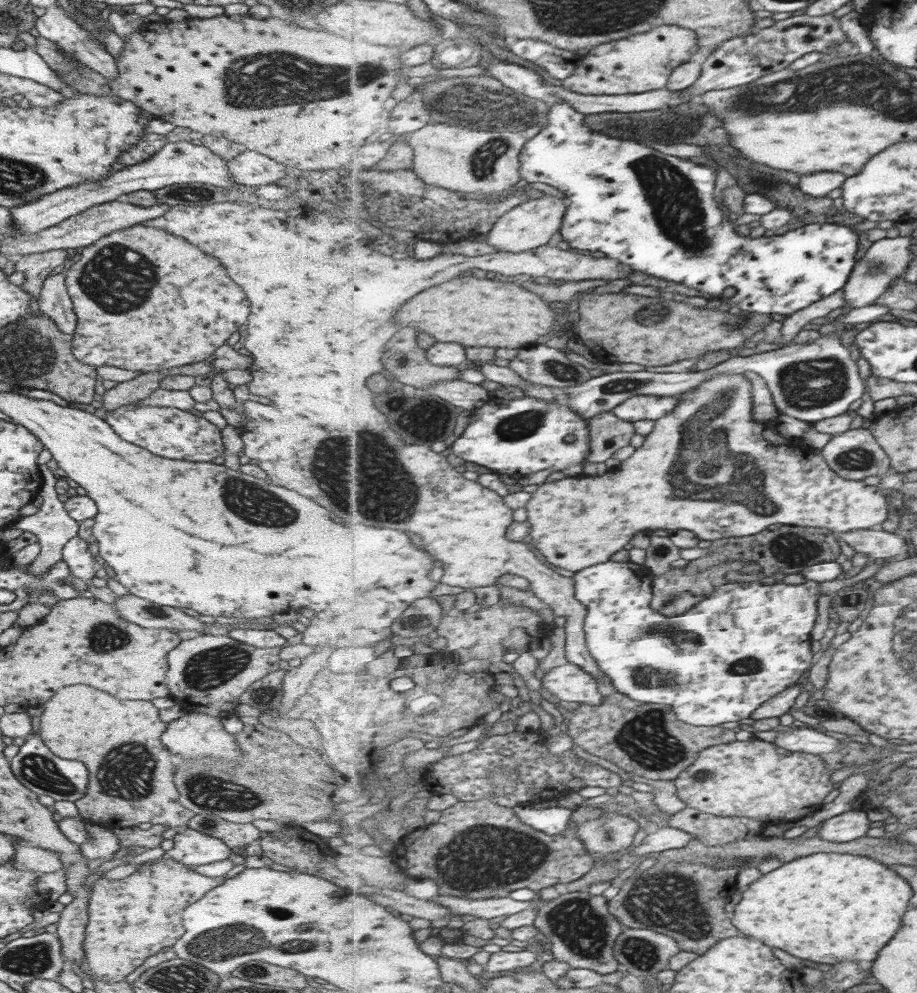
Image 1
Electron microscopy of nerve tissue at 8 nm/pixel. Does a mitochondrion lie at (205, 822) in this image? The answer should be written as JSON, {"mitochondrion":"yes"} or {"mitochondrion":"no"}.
{"mitochondrion":"yes"}

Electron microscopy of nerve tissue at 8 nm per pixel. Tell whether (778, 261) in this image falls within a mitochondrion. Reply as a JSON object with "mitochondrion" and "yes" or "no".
{"mitochondrion":"no"}

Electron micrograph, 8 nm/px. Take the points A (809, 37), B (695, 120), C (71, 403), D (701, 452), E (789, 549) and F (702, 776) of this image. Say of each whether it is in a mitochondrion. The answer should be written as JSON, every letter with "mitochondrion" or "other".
{"A":"other","B":"mitochondrion","C":"other","D":"mitochondrion","E":"mitochondrion","F":"mitochondrion"}

